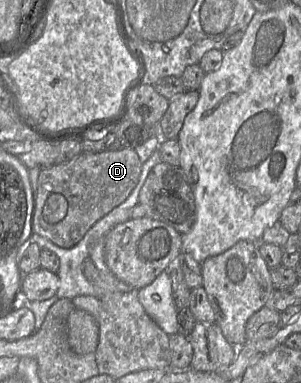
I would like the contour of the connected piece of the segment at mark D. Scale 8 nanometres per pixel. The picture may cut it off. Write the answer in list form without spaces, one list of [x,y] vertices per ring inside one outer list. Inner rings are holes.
[[[135,149],[83,152],[72,160],[41,169],[33,215],[33,233],[63,248],[79,243],[89,229],[123,203],[136,187],[143,163]]]

